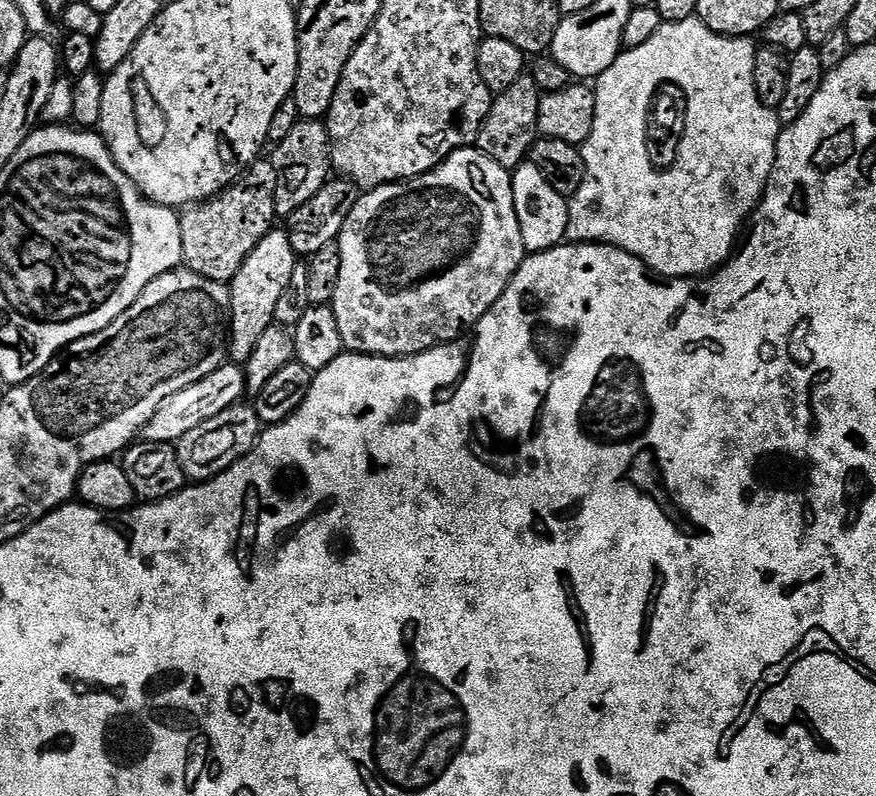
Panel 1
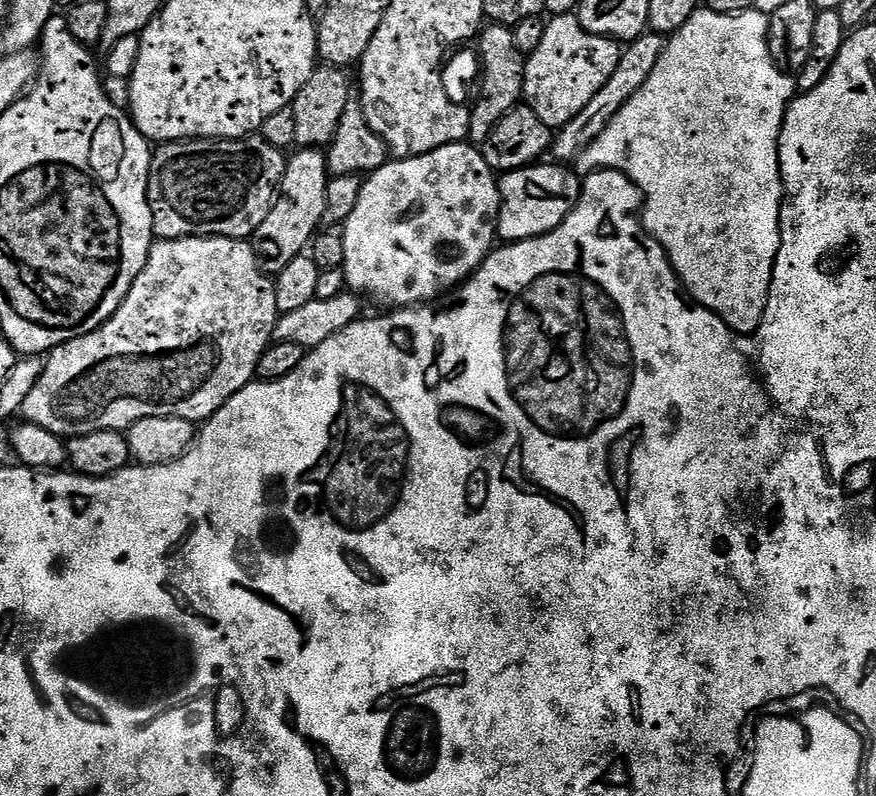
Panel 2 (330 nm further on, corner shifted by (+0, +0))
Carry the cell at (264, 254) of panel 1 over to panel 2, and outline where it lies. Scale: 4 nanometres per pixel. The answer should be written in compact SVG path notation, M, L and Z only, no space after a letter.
M300 148L291 155L284 165L284 177L276 205L270 214L266 214L266 222L258 226L255 236L250 240L258 258L258 266L269 274L282 271L311 245L312 237L321 227L326 210L326 186L330 179L327 155L318 148Z

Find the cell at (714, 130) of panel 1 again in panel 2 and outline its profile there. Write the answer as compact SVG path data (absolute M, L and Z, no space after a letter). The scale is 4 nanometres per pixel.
M707 10L694 13L690 22L672 33L665 43L664 52L658 58L650 78L642 82L640 89L628 99L626 106L622 106L622 110L614 114L606 130L602 130L602 134L598 134L594 142L590 142L588 149L574 164L575 171L580 174L609 168L626 174L626 178L634 181L642 197L644 228L664 247L664 253L679 276L680 283L684 285L685 293L697 304L713 312L727 328L739 332L741 336L751 336L753 332L757 332L766 314L772 271L780 249L780 204L784 201L785 193L780 173L780 131L786 110L798 92L795 79L783 72L771 57L768 49L768 23L769 17L755 10L739 12L737 16Z

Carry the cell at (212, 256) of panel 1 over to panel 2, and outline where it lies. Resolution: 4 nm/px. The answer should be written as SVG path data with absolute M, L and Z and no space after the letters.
M259 134L237 140L161 143L153 151L148 175L153 237L181 240L187 236L221 236L248 240L276 205L285 163L285 153L270 146Z

